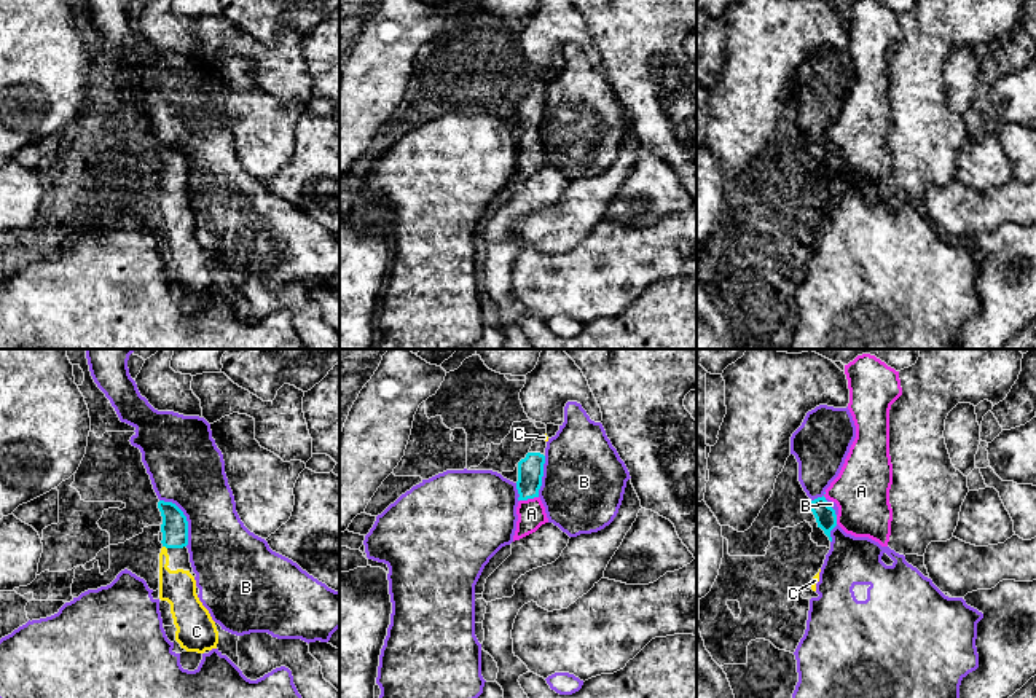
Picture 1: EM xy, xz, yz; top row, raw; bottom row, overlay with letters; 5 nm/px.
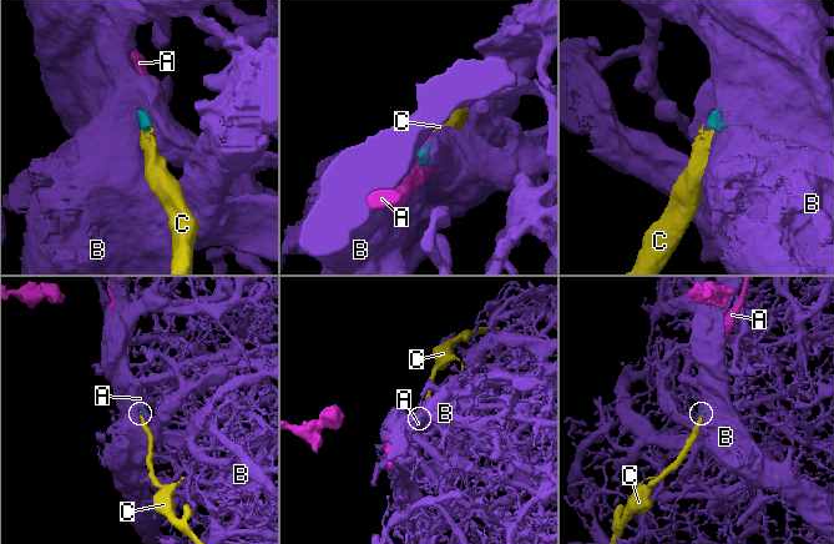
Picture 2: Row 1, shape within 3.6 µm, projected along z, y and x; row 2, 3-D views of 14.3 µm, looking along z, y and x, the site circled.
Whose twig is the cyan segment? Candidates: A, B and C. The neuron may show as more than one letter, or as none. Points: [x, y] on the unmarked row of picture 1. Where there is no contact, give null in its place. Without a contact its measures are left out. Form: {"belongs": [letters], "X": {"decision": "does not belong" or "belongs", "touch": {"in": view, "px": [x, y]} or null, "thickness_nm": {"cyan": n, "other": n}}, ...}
{"belongs": ["A", "C"], "A": {"decision": "belongs", "touch": {"in": "xz", "px": [528, 141]}, "thickness_nm": {"cyan": 130, "other": 140}}, "B": {"decision": "does not belong", "touch": {"in": "xy", "px": [185, 161]}, "thickness_nm": {"cyan": 140, "other": 380}}, "C": {"decision": "belongs", "touch": {"in": "xy", "px": [164, 188]}, "thickness_nm": {"cyan": 140, "other": 180}}}

